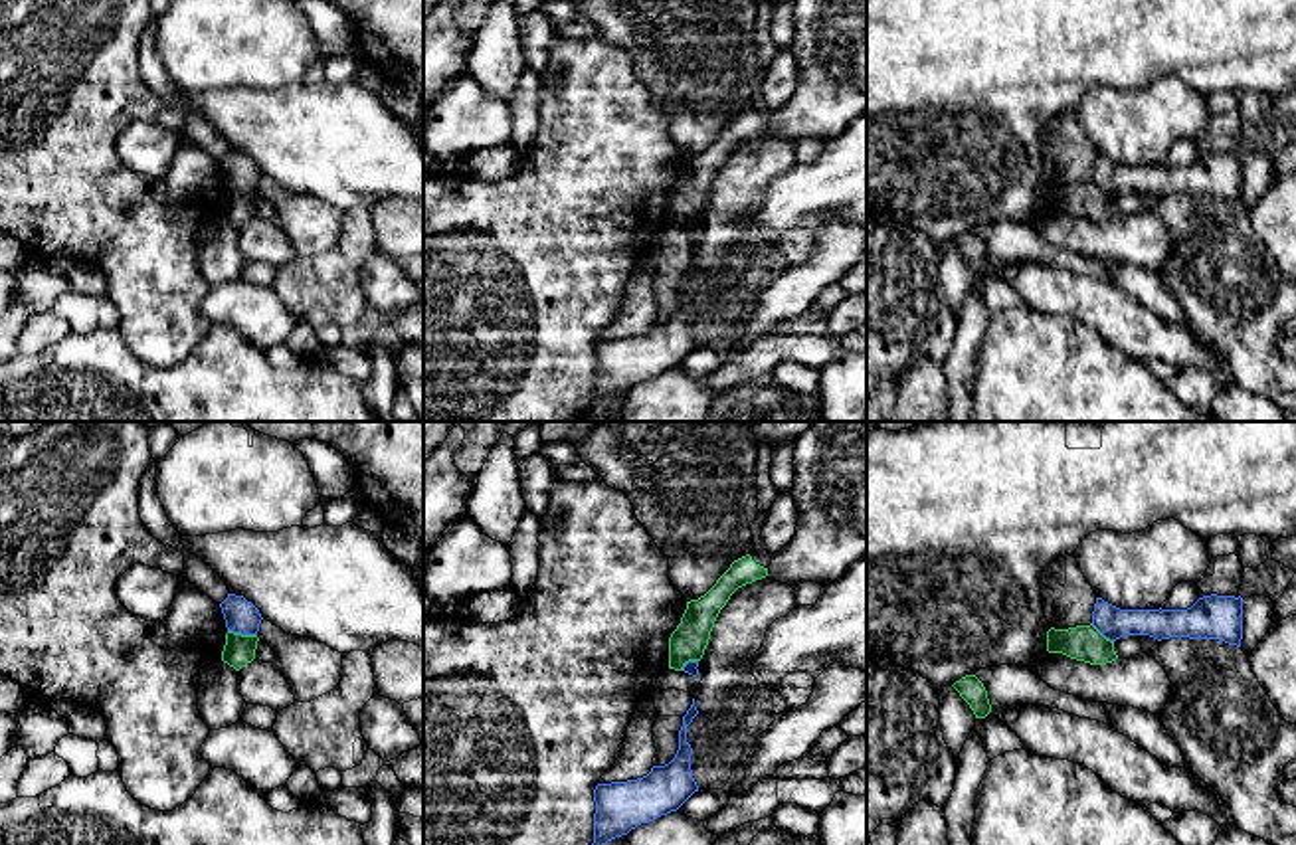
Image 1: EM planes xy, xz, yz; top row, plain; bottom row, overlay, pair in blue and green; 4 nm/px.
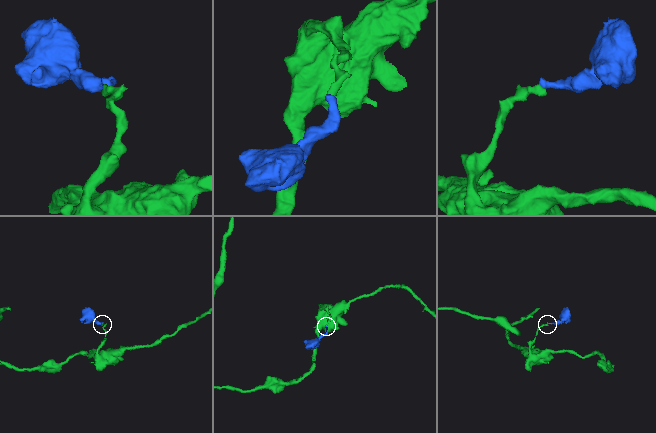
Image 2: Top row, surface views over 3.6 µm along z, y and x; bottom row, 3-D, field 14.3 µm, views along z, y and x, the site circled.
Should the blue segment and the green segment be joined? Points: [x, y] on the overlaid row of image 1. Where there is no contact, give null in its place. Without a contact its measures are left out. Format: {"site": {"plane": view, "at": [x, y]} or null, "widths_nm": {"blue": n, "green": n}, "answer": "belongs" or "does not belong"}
{"site": {"plane": "xy", "at": [242, 634]}, "widths_nm": {"blue": 140, "green": 130}, "answer": "does not belong"}

